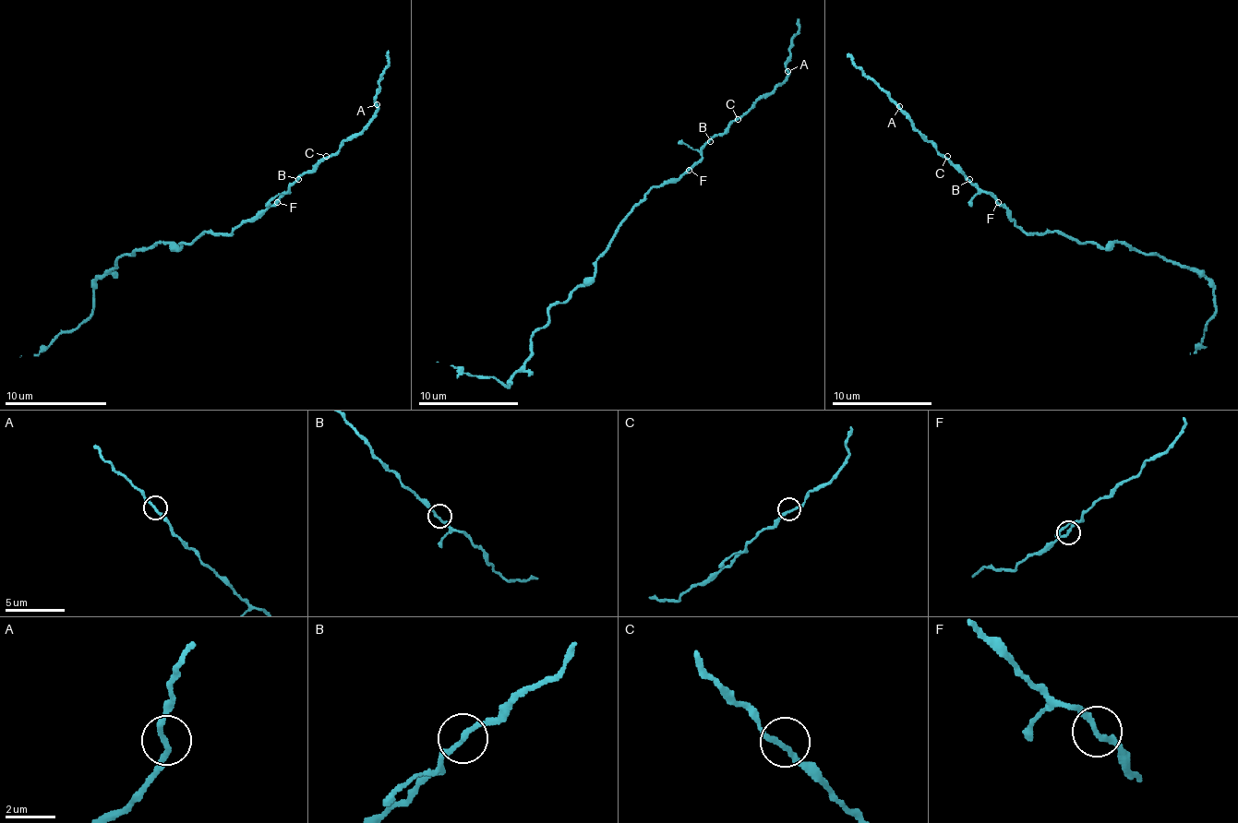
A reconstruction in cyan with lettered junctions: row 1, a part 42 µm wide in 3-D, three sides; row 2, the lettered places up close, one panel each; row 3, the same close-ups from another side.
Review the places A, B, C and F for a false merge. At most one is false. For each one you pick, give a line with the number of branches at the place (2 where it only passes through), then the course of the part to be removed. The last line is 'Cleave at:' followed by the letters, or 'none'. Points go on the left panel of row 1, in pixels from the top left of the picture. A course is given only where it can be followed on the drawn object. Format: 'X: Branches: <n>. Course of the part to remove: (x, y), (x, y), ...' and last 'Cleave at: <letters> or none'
F: Branches: 2. Course of the part to remove: (277, 201), (232, 232), (116, 260), (96, 283), (90, 314), (19, 357)
Cleave at: F

